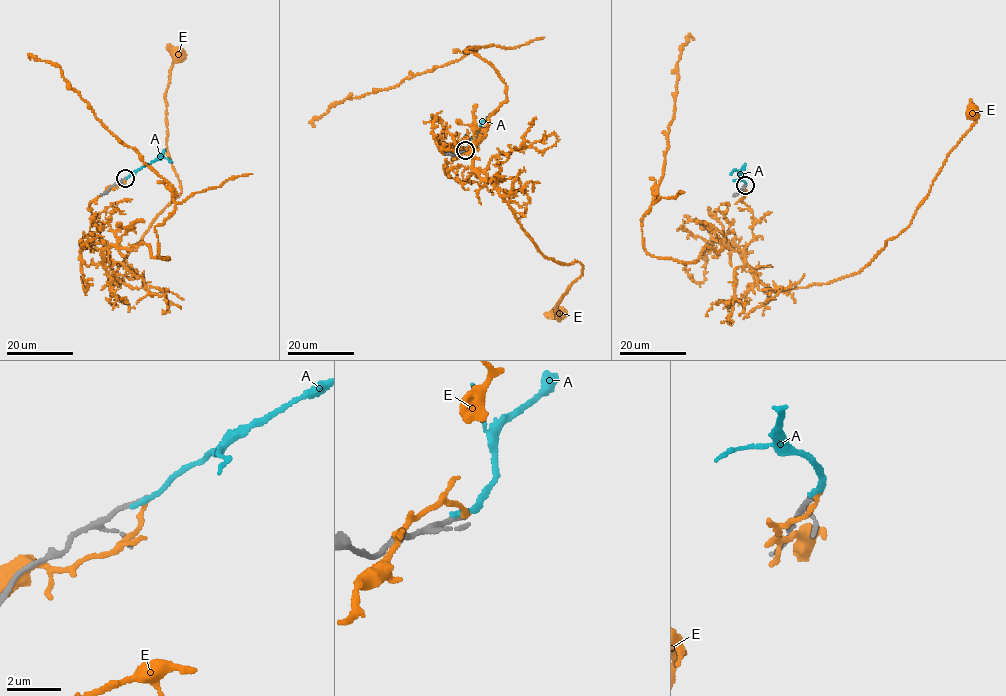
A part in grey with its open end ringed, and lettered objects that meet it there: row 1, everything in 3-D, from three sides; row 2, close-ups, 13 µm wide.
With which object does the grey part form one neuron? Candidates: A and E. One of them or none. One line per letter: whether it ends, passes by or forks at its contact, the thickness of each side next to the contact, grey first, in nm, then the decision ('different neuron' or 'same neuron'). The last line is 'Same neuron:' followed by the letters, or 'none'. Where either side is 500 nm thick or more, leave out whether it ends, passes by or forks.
A: it ends | 180/200 nm | different neuron
E: it ends | 170/170 nm | different neuron
Same neuron: none

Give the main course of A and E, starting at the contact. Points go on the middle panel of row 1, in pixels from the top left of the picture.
A: (464, 150), (482, 122), (491, 114)
E: (464, 150), (444, 165), (448, 176), (484, 172), (541, 253), (583, 267), (558, 319), (559, 310)

